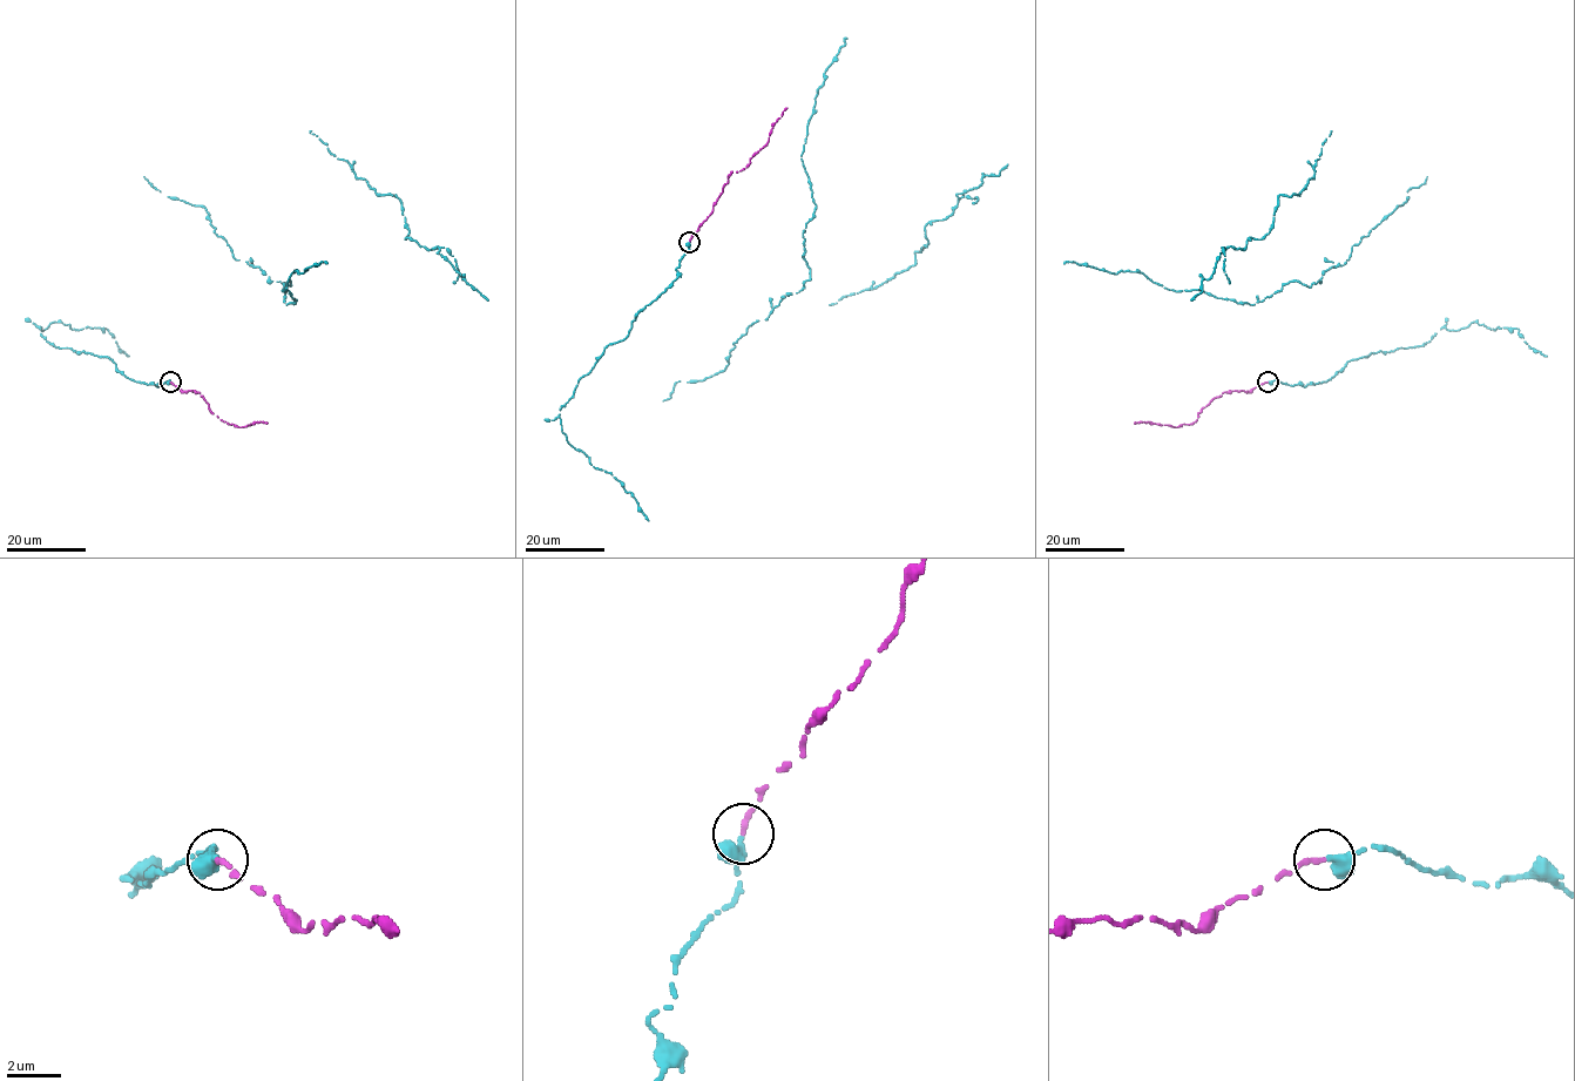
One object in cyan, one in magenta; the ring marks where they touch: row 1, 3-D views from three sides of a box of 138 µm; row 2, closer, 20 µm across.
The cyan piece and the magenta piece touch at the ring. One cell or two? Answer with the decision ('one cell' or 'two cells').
one cell

